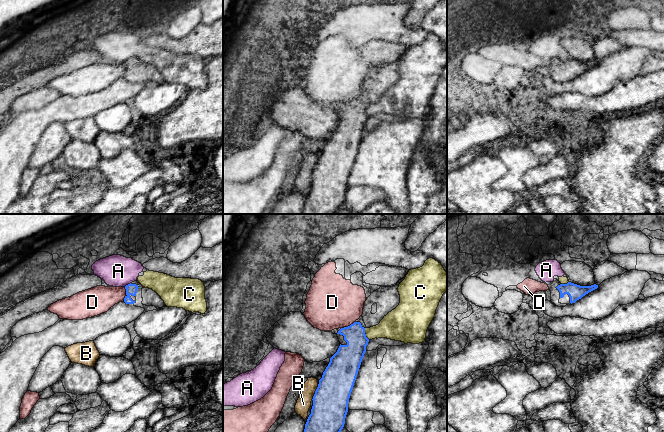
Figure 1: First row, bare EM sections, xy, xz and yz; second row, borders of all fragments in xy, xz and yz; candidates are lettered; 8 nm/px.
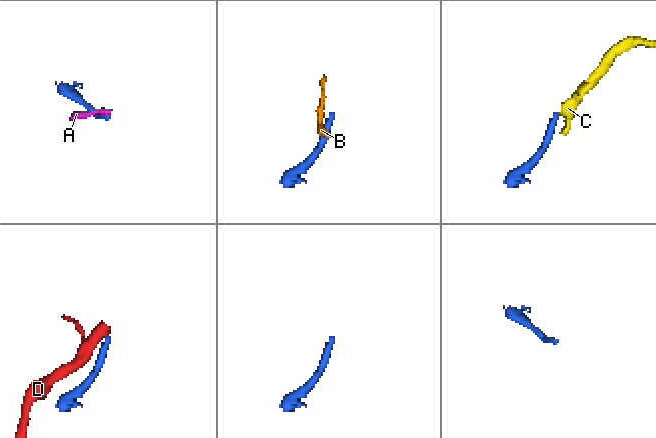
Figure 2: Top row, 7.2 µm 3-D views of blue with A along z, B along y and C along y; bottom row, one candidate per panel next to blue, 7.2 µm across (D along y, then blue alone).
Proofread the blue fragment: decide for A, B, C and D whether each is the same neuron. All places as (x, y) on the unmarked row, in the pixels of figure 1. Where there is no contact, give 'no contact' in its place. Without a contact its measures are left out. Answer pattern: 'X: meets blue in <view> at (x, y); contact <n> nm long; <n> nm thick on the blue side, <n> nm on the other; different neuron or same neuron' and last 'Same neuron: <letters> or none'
A: meets blue in xy at (128, 60); contact 70 nm long; 100 nm thick on the blue side, 260 nm on the other; different neuron
B: meets blue in xz at (315, 168); contact 140 nm long; 280 nm thick on the blue side, 120 nm on the other; different neuron
C: meets blue in xz at (365, 110); contact 100 nm long; 220 nm thick on the blue side, 220 nm on the other; different neuron
D: meets blue in xz at (348, 102); contact 130 nm long; 220 nm thick on the blue side, 420 nm on the other; different neuron
Same neuron: none

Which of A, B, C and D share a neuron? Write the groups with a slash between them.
A C / B / D

